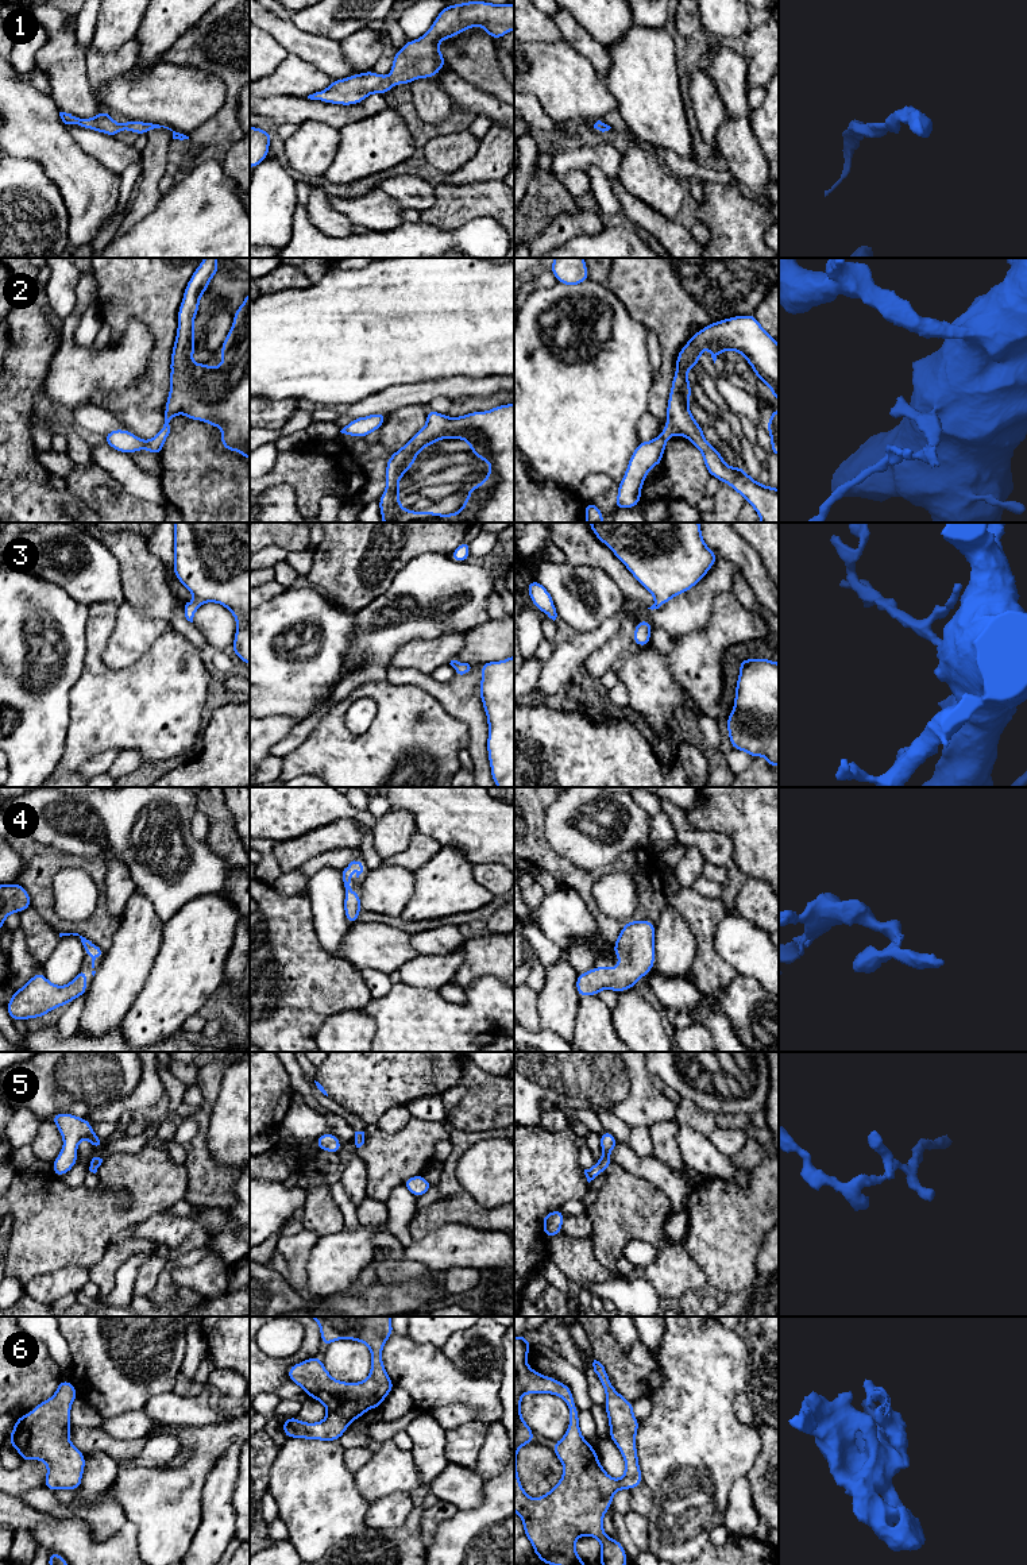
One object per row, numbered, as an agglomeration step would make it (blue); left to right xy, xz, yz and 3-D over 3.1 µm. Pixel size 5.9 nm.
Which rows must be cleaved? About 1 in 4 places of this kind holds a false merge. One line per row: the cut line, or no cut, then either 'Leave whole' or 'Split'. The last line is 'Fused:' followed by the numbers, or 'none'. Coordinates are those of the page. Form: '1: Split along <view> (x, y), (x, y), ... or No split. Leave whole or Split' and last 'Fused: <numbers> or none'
1: No split. Leave whole
2: No split. Leave whole
3: No split. Leave whole
4: No split. Leave whole
5: No split. Leave whole
6: No split. Leave whole
Fused: none

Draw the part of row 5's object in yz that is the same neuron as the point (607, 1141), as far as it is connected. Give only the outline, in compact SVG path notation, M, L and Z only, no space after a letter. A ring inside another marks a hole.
M603 1130L599 1138L601 1138L602 1157L590 1169L584 1169L584 1175L588 1183L613 1164L610 1160L610 1152L619 1144L615 1140L615 1137L607 1130Z

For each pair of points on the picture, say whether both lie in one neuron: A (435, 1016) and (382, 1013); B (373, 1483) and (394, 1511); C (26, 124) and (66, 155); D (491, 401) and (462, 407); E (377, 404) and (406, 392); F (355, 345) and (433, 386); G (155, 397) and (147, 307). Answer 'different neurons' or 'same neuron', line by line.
A: same neuron
B: different neurons
C: same neuron
D: same neuron
E: same neuron
F: different neurons
G: same neuron

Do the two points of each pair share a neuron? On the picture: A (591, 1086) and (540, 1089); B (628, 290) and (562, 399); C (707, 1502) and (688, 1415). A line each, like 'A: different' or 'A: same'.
A: same
B: different
C: same

